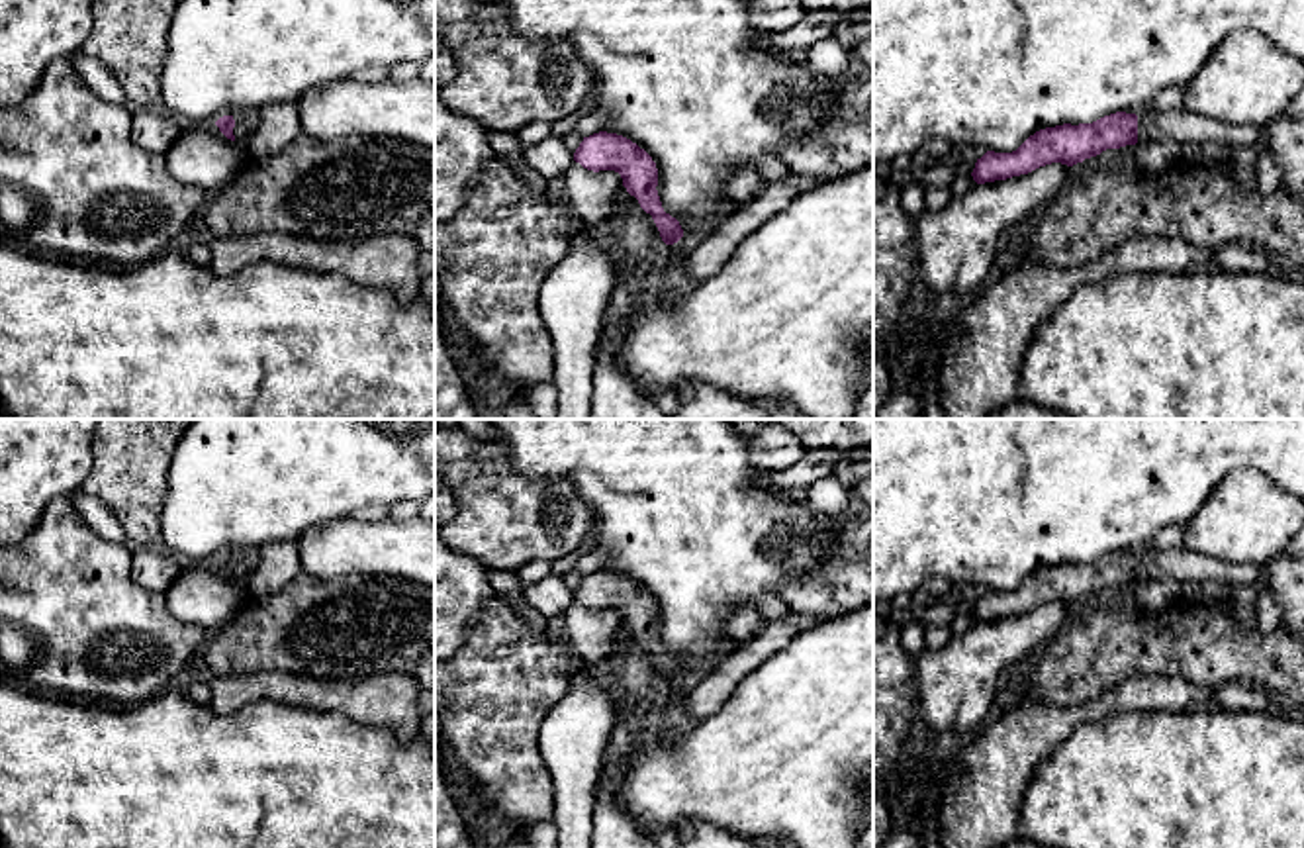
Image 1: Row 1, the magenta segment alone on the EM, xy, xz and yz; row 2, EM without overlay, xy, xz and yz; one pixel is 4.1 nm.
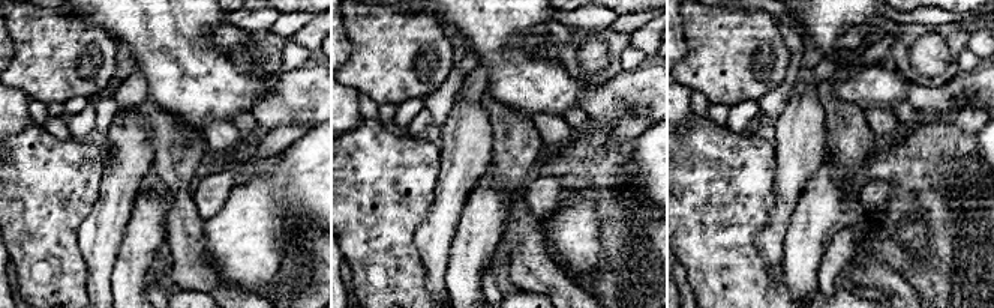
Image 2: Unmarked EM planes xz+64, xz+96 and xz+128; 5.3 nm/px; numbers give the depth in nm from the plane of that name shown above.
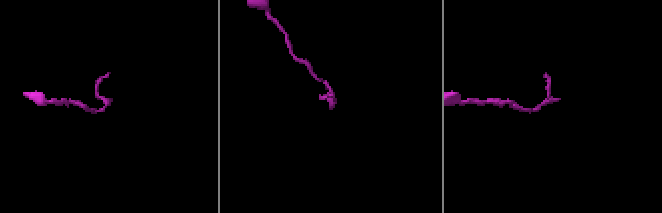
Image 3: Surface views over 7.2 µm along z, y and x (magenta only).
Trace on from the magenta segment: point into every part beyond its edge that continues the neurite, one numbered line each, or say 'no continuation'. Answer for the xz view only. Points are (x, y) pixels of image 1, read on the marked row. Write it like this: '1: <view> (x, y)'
1: xz (676, 282)

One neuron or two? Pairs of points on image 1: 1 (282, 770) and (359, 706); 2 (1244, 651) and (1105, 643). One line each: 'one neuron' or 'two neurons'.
1: two neurons
2: one neuron

